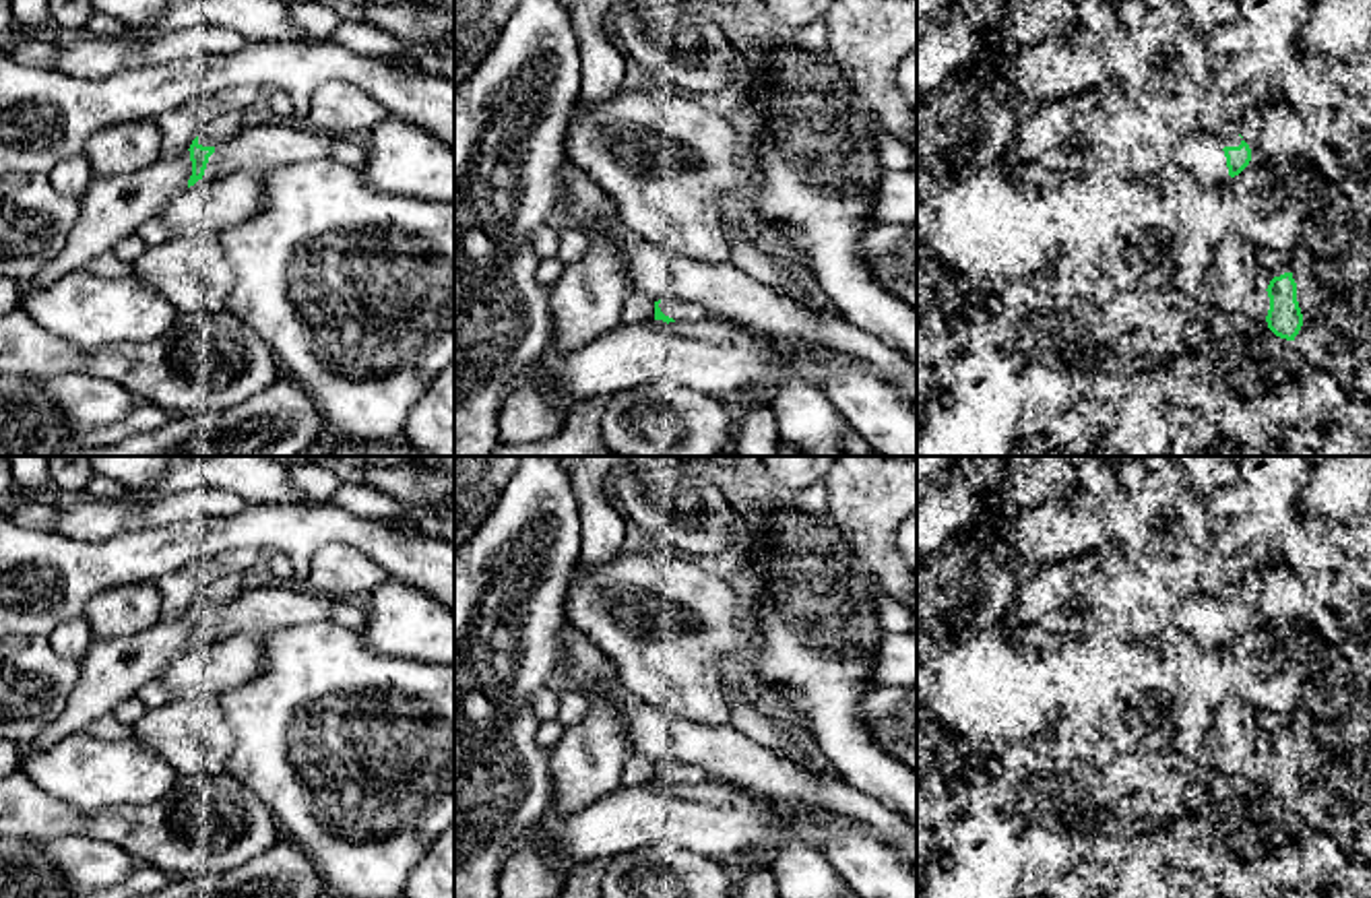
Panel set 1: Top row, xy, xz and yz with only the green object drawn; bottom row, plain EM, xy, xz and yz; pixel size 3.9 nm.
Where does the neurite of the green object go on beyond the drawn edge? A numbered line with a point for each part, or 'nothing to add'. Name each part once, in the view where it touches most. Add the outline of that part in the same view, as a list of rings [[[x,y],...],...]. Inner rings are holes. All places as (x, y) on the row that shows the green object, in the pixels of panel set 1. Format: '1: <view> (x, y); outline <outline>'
1: xz (680, 310); outline [[[673,297],[661,299],[659,308],[665,316],[673,318],[675,322],[696,322],[708,316],[702,306]]]

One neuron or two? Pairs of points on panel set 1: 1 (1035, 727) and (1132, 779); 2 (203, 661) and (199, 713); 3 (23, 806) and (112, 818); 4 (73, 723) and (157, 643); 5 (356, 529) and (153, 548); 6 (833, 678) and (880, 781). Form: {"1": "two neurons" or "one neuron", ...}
{"1": "two neurons", "2": "two neurons", "3": "one neuron", "4": "one neuron", "5": "one neuron", "6": "one neuron"}

